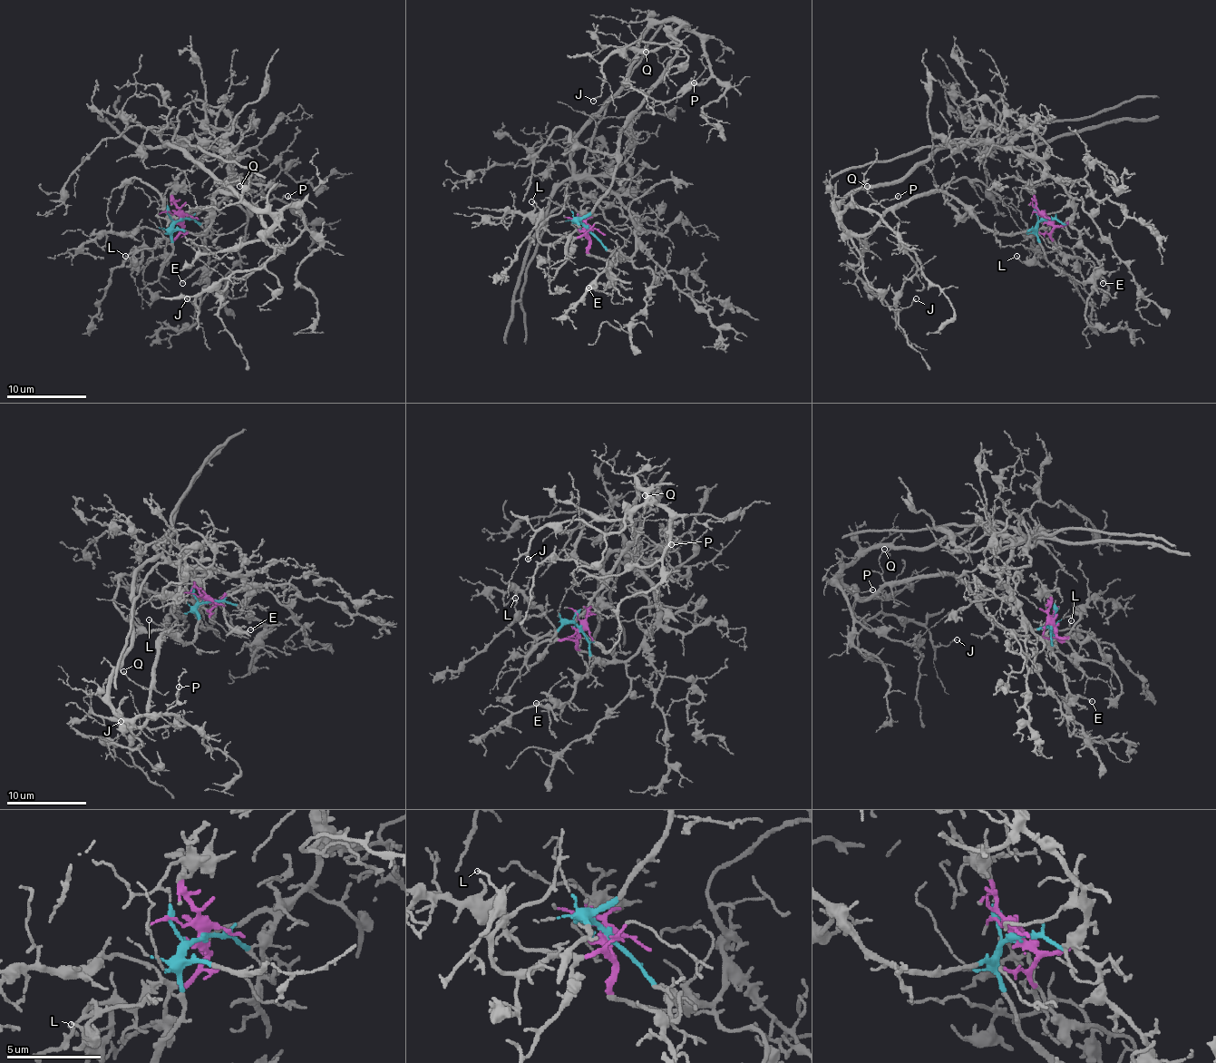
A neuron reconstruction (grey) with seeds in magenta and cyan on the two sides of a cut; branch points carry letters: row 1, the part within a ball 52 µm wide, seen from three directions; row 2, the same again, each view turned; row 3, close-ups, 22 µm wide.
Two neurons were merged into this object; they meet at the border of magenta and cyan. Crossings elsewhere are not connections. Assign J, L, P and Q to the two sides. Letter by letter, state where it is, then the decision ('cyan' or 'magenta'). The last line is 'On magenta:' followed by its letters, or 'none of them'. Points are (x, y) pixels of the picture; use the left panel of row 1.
J: place (187, 298); cyan
L: place (125, 256); magenta
P: place (287, 196); cyan
Q: place (239, 186); cyan
On magenta: L

